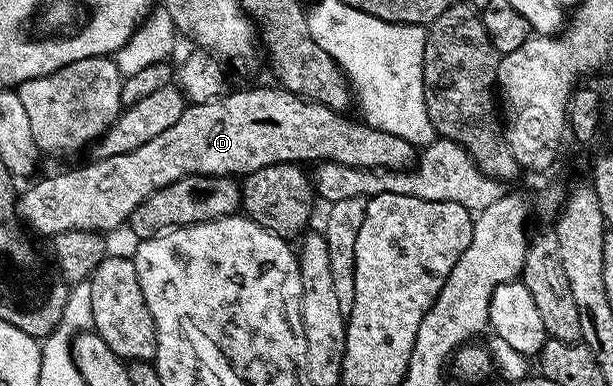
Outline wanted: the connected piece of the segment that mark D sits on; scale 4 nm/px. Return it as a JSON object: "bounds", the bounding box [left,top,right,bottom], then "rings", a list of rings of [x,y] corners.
{"bounds":[17,88,416,236],"rings":[[[274,88],[275,90],[239,90],[236,94],[232,92],[224,93],[222,98],[215,98],[212,102],[196,102],[188,105],[183,111],[181,120],[177,120],[177,124],[173,124],[173,128],[165,128],[165,132],[161,132],[161,136],[153,136],[153,140],[149,140],[149,144],[141,144],[141,148],[137,148],[128,154],[121,156],[109,156],[108,158],[95,158],[91,160],[88,166],[79,166],[76,170],[67,170],[64,174],[51,174],[48,178],[43,178],[40,182],[32,181],[27,191],[20,193],[17,198],[17,213],[28,227],[32,226],[39,234],[48,234],[54,236],[61,233],[69,233],[71,231],[96,231],[108,232],[107,230],[115,230],[119,225],[126,223],[130,219],[131,214],[137,208],[137,204],[141,204],[153,192],[157,192],[161,188],[165,188],[169,184],[173,184],[177,180],[181,180],[190,174],[222,174],[224,176],[246,176],[254,172],[257,168],[265,168],[269,164],[281,164],[282,162],[294,162],[296,164],[318,164],[322,162],[336,162],[337,164],[356,166],[363,169],[389,169],[389,170],[405,170],[408,169],[416,161],[416,147],[409,144],[409,140],[401,140],[401,136],[393,136],[389,132],[381,132],[377,128],[367,125],[362,120],[354,122],[346,113],[338,110],[330,110],[329,107],[322,106],[320,103],[311,102],[309,99],[300,98],[295,94],[282,88]]]}

